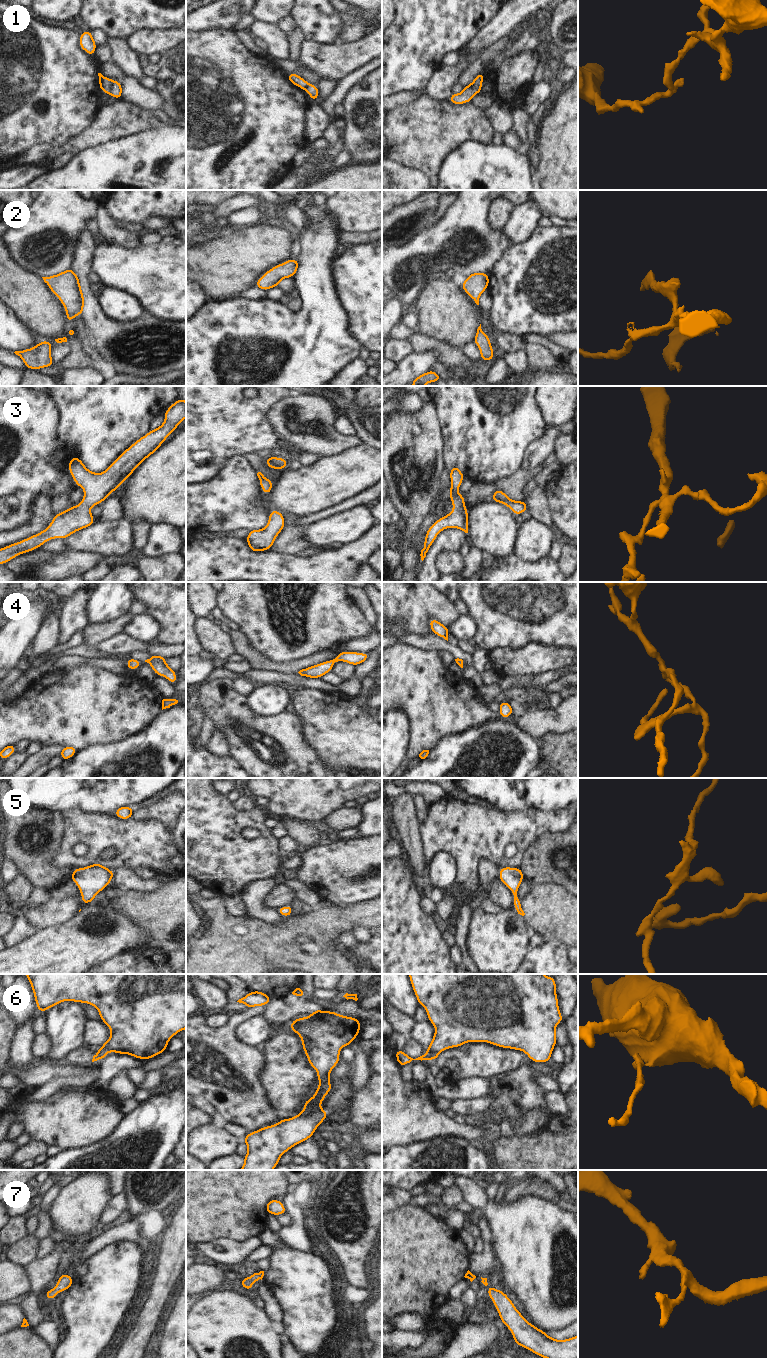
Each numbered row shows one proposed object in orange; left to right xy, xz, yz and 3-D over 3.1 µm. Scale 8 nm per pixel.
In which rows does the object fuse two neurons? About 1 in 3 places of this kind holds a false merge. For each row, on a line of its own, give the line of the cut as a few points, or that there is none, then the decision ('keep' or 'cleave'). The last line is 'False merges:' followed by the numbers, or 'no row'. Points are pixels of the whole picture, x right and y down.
1: xy (112, 80), (109, 93) | cleave
2: no cut | keep
3: no cut | keep
4: no cut | keep
5: no cut | keep
6: xz (301, 1018), (295, 1023), (296, 1029), (294, 1031) | cleave
7: no cut | keep
False merges: 1, 6

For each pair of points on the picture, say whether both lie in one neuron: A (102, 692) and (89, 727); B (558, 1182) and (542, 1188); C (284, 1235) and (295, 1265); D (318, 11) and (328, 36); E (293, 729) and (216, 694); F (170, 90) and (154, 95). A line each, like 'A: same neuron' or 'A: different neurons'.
A: same neuron
B: different neurons
C: different neurons
D: same neuron
E: same neuron
F: different neurons

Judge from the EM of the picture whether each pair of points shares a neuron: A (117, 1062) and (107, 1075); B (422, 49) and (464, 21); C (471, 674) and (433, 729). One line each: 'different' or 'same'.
A: same
B: same
C: different

